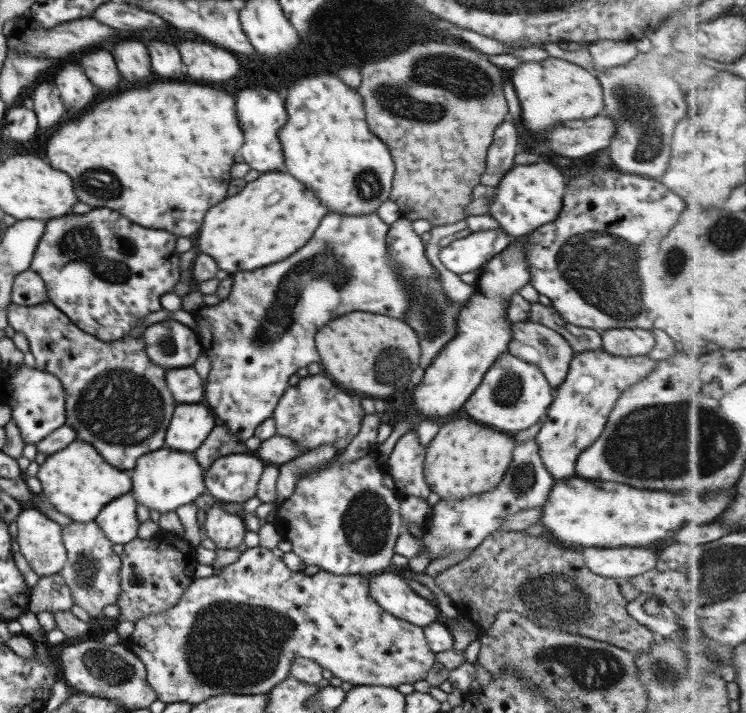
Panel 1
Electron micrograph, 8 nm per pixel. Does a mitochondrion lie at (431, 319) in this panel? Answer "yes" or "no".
yes

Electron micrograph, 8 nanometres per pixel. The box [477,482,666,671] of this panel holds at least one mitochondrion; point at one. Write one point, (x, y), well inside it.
(554, 598)

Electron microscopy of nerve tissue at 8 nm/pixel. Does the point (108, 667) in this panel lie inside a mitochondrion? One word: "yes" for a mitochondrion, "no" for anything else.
yes

